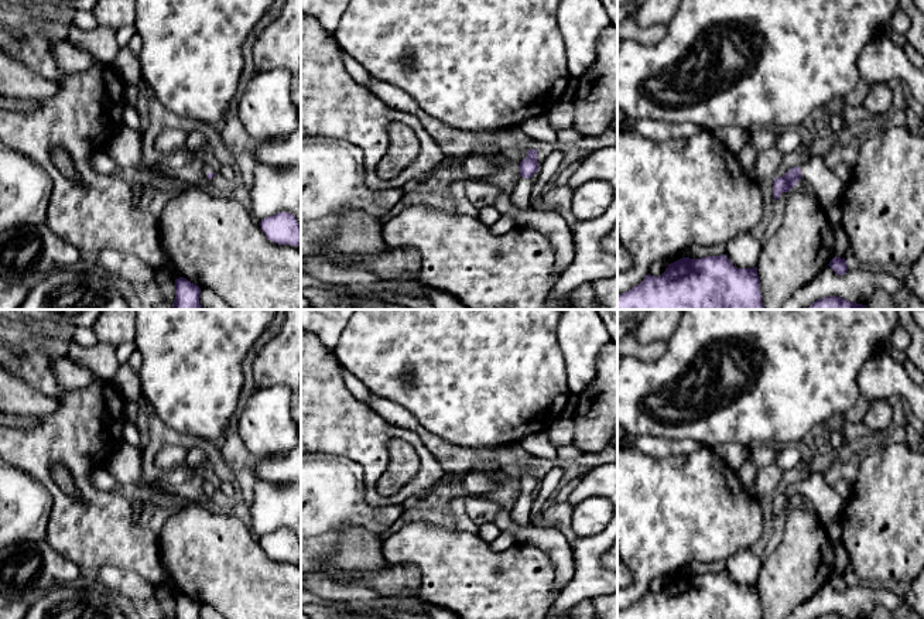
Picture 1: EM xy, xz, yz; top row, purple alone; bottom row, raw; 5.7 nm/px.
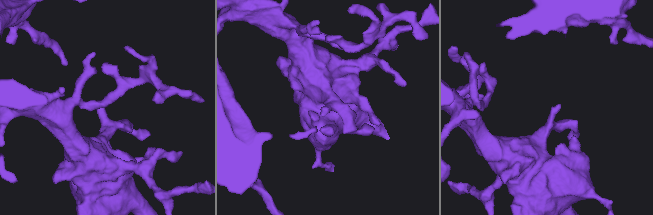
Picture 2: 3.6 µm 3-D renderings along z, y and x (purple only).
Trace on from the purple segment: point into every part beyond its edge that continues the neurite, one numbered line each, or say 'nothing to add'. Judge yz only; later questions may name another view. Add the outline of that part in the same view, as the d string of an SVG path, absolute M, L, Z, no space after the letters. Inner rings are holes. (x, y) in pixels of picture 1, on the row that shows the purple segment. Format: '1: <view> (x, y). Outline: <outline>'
1: yz (828, 188). Outline: M808 154L808 160L800 167L801 179L810 182L814 194L824 206L841 205L846 182L829 170L822 157Z

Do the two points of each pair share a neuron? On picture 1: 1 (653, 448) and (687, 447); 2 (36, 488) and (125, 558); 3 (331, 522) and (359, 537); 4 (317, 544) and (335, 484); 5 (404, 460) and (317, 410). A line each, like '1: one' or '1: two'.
1: one
2: two
3: two
4: one
5: two

